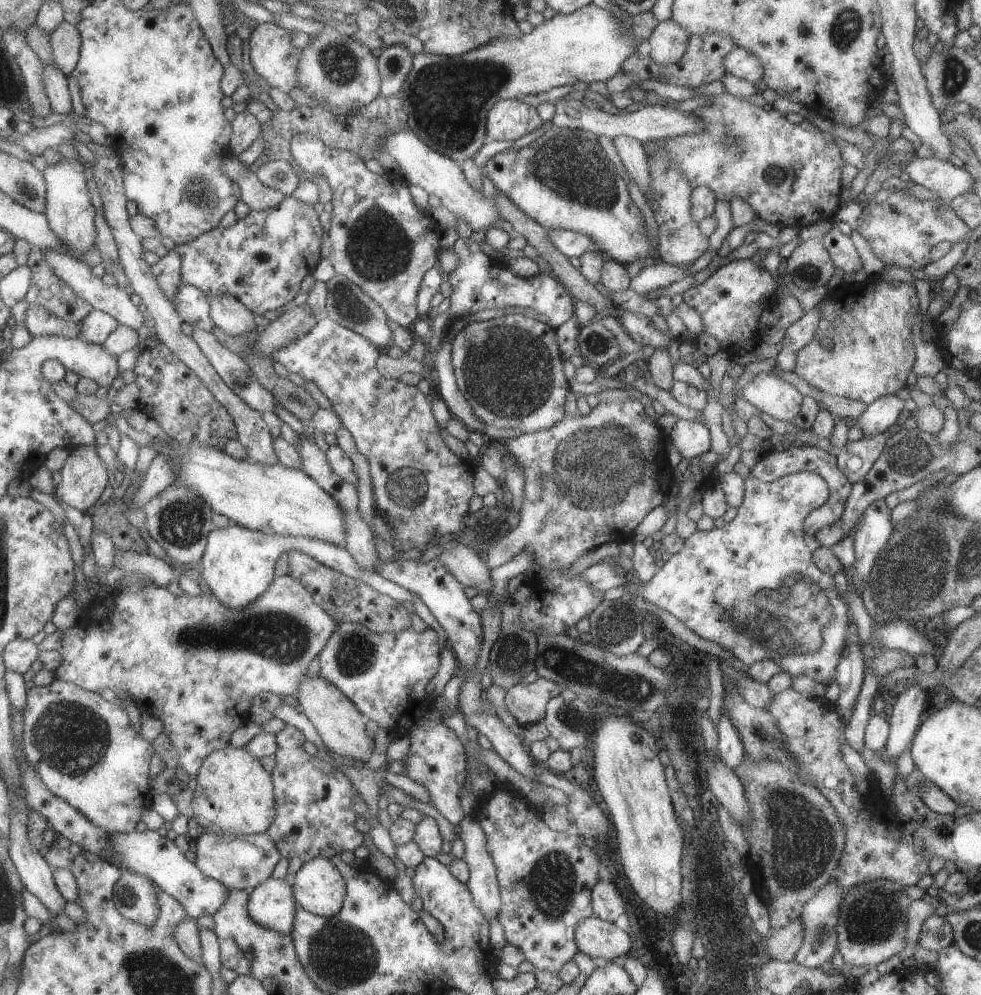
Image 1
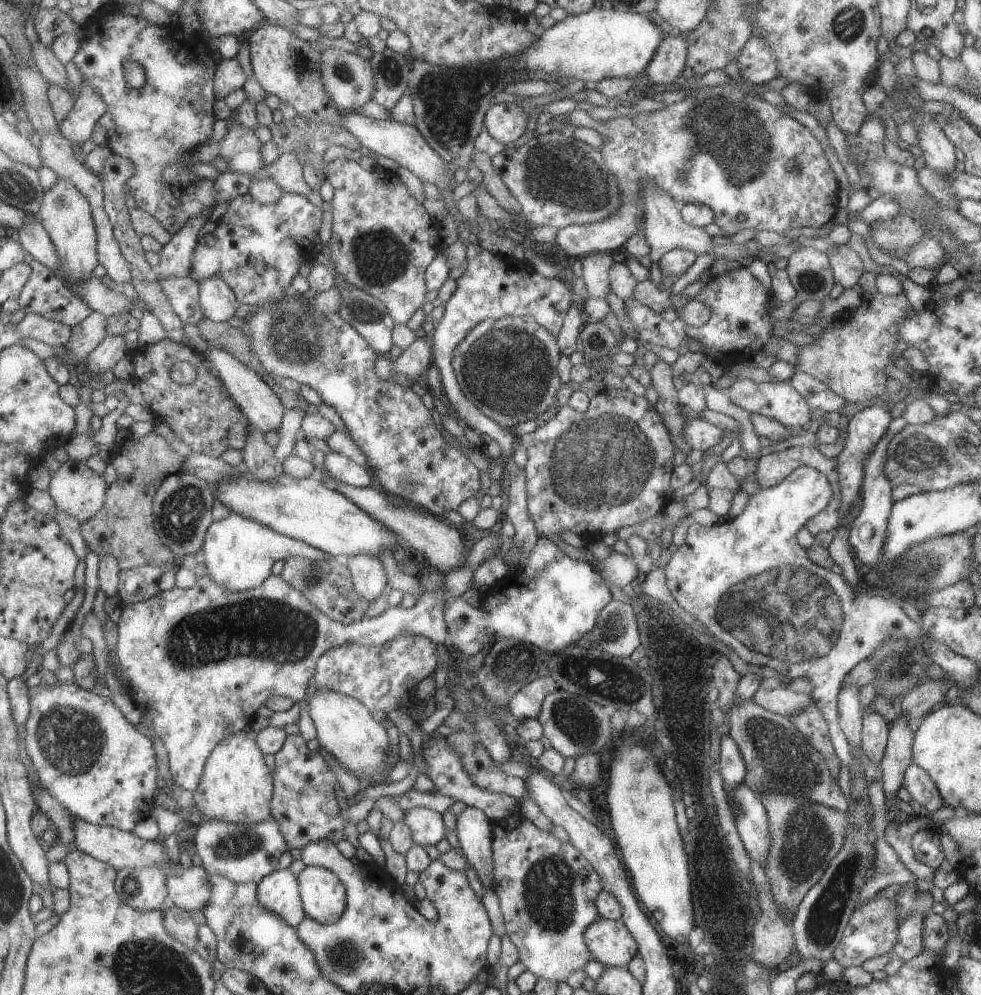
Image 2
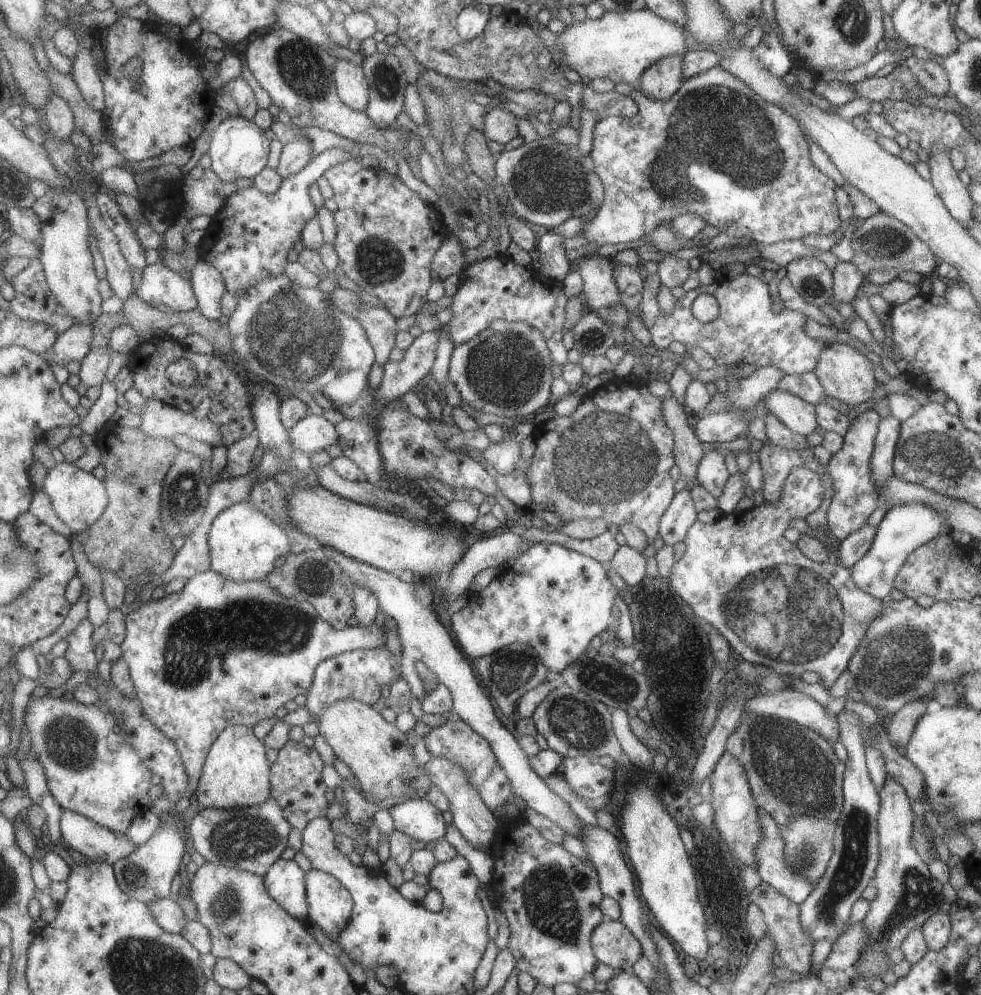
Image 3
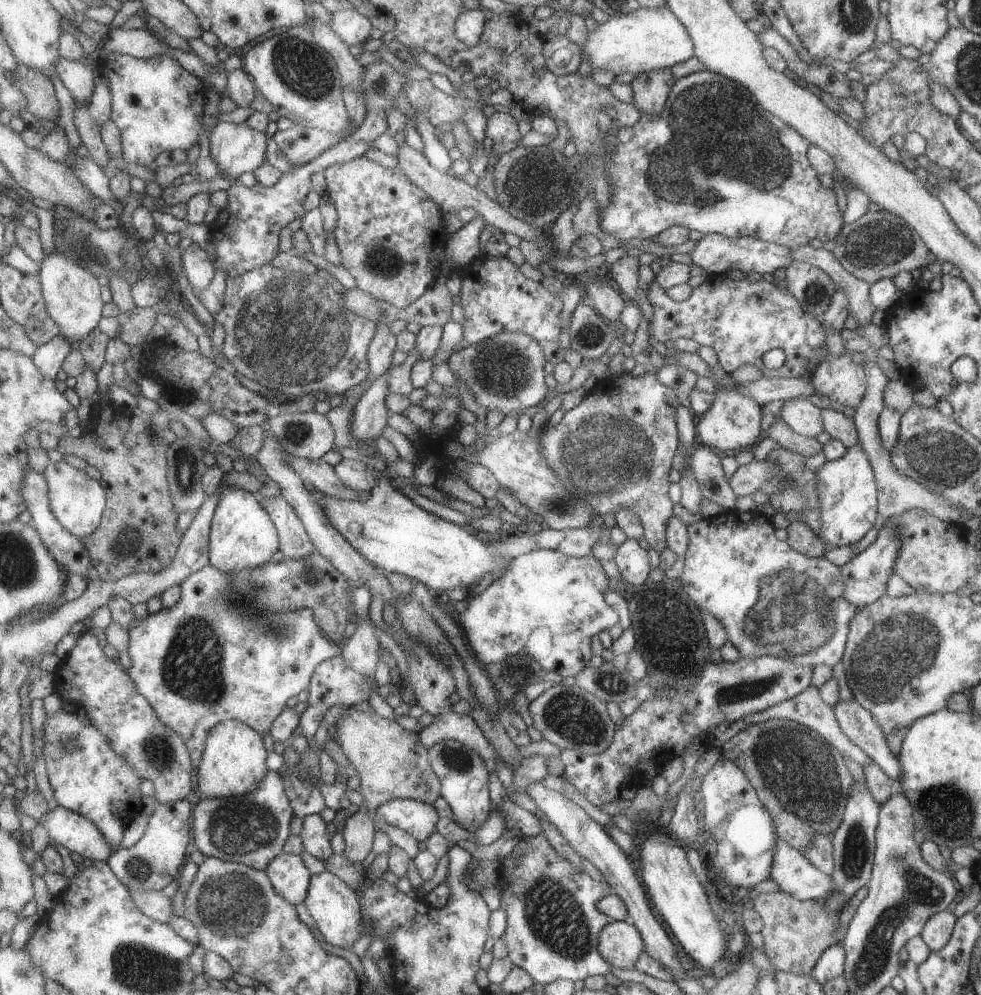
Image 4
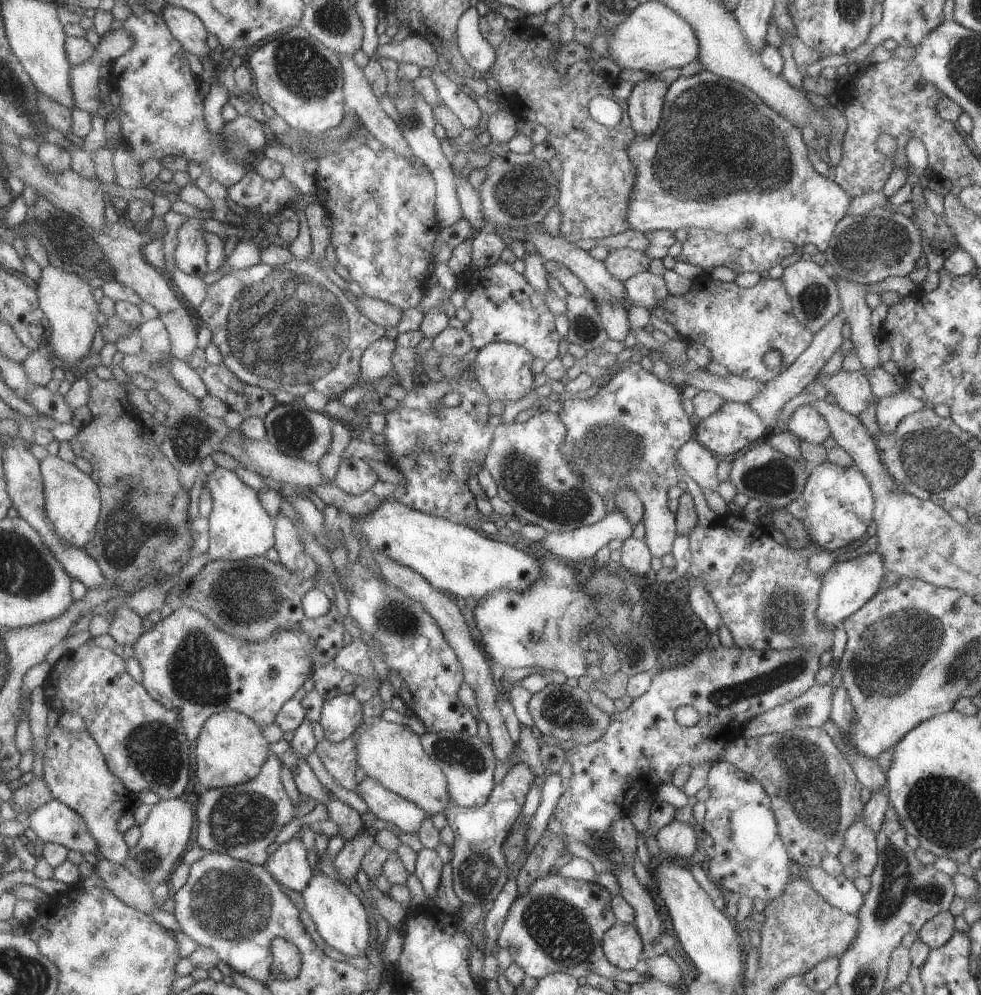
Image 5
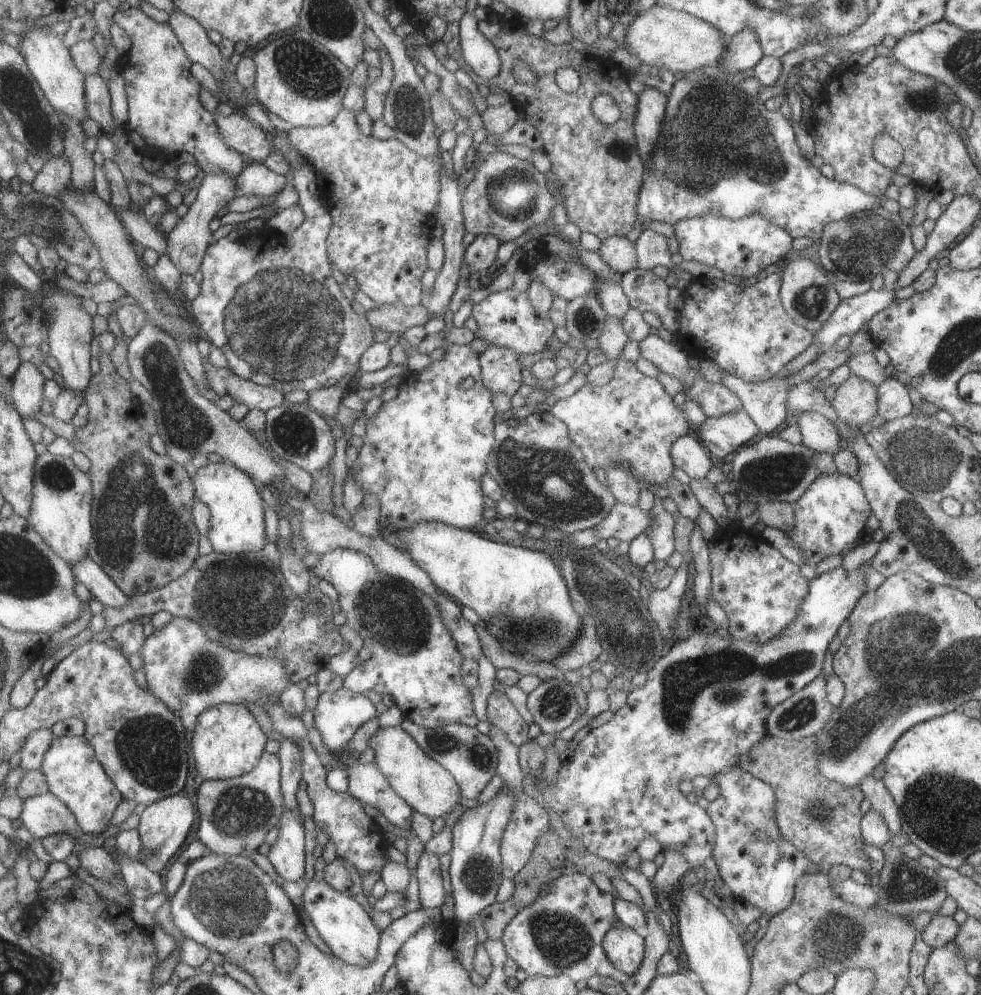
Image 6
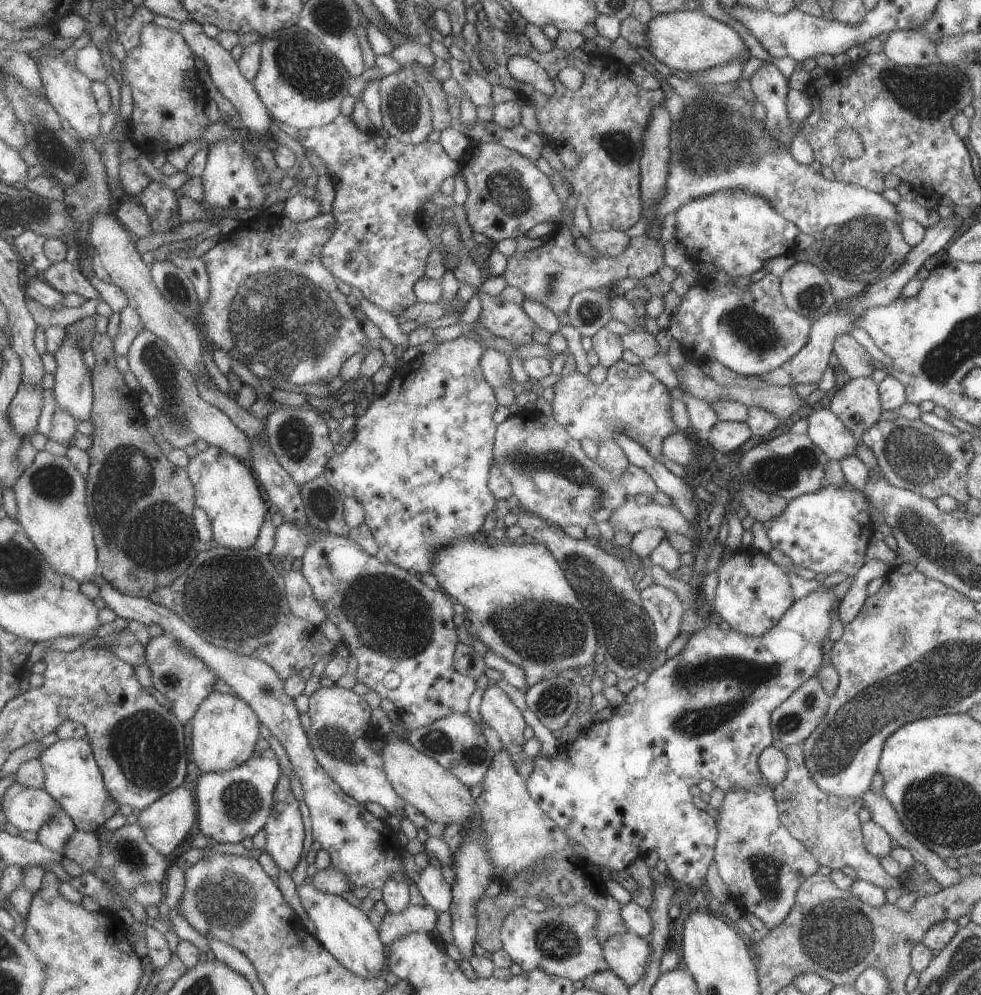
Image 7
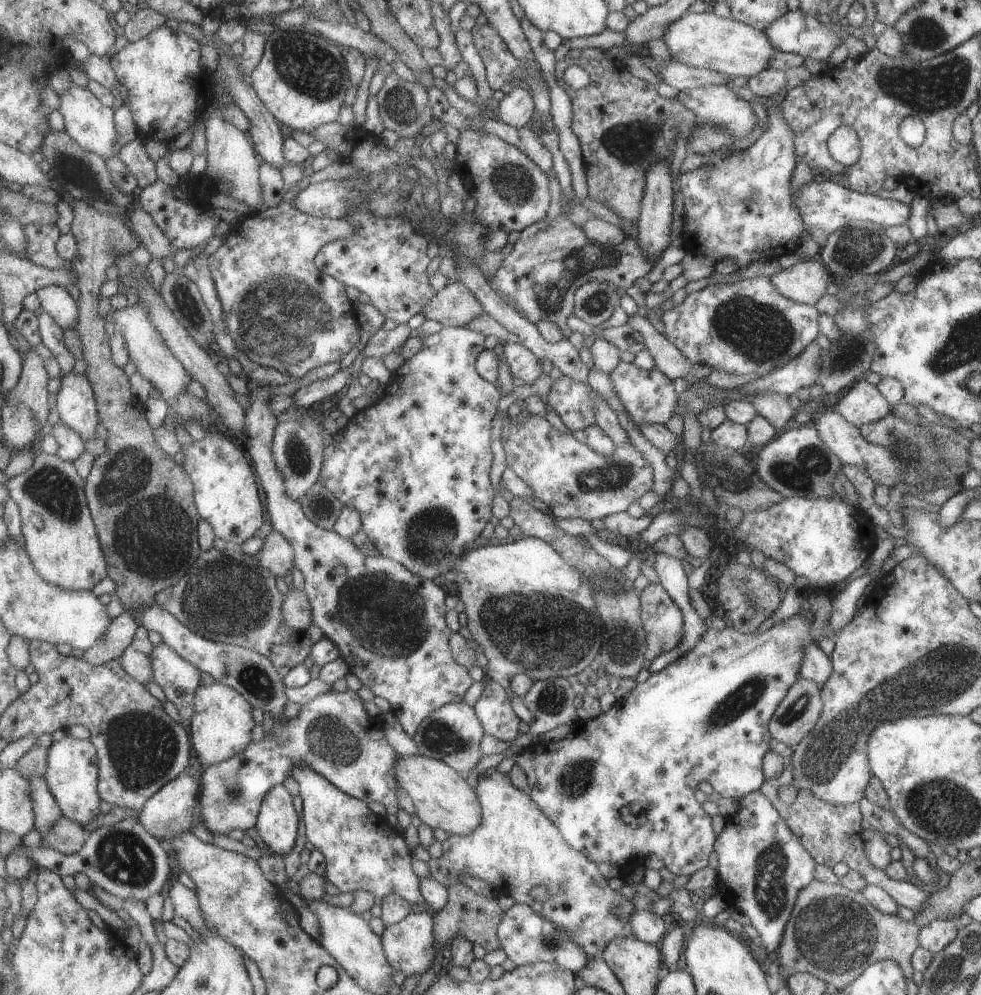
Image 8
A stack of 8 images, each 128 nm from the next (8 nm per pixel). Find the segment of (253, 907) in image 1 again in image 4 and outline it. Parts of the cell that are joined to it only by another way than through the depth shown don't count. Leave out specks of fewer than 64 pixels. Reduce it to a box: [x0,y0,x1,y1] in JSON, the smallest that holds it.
[266,853,312,906]

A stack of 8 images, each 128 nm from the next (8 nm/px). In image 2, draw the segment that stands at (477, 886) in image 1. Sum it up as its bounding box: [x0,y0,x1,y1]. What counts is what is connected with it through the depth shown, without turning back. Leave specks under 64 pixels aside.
[457,806,495,892]

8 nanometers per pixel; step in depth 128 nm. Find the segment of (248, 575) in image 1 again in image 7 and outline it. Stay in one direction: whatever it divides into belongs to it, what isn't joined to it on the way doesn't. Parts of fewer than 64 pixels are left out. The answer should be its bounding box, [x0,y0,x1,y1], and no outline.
[186,445,273,550]

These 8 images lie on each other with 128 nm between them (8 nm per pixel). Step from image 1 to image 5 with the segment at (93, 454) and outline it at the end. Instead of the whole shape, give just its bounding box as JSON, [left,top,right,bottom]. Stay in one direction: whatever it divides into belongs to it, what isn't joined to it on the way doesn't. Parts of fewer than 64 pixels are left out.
[40,455,103,547]

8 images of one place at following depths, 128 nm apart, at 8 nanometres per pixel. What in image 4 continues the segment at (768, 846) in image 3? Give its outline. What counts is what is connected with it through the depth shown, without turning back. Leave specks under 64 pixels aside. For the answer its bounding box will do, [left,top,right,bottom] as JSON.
[768,838,832,901]

